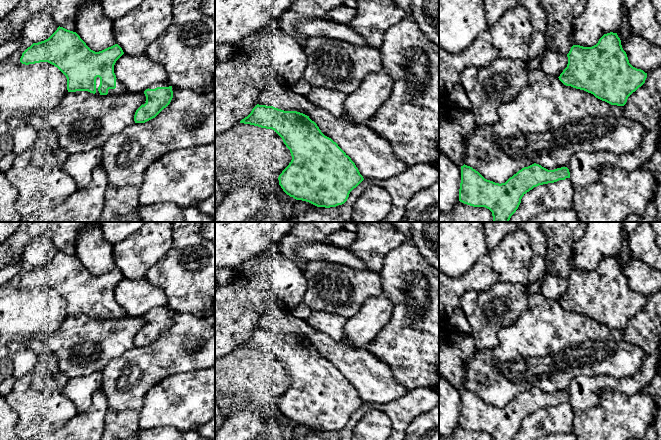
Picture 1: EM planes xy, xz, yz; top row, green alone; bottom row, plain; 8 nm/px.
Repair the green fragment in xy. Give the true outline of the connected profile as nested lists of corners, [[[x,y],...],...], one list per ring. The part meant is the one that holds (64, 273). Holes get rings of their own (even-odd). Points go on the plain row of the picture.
[[[59,250],[48,263],[28,271],[20,286],[25,289],[40,286],[54,289],[66,300],[68,316],[120,319],[128,314],[116,302],[114,289],[123,278],[118,268],[95,276],[76,256]]]

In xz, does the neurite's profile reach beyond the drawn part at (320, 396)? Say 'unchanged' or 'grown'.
unchanged

